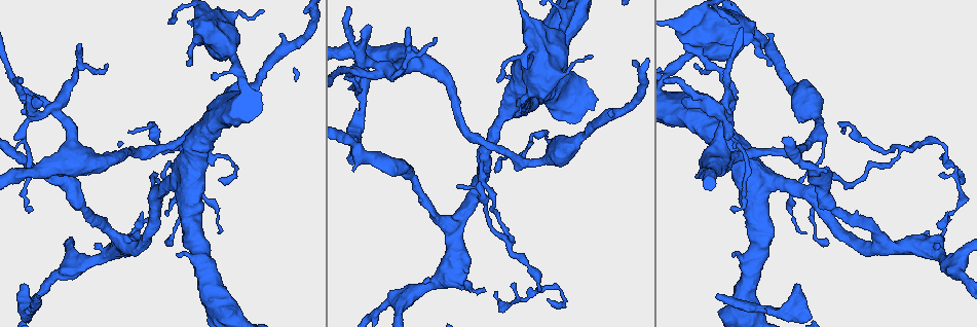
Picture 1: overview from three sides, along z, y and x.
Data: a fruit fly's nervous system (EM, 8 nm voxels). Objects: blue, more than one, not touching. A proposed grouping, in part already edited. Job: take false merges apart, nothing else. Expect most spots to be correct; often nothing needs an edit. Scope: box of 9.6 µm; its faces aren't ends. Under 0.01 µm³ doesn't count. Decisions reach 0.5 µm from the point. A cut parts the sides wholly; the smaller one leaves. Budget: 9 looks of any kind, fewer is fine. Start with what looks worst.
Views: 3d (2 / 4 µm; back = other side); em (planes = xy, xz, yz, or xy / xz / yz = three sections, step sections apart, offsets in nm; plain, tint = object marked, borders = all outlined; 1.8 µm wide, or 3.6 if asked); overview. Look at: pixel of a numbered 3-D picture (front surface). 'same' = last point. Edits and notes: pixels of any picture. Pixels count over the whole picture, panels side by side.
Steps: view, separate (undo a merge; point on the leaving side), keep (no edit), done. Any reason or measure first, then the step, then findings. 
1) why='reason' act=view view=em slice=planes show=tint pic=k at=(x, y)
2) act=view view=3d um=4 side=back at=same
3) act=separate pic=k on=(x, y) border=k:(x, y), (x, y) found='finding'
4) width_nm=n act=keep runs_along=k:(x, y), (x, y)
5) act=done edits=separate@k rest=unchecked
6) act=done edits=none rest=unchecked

act=view view=em um=3.6 slice=yz step=8 show=tint pic=1 at=(53, 109)

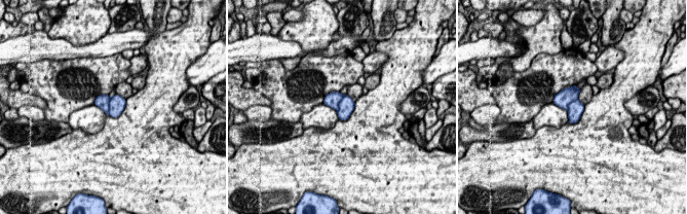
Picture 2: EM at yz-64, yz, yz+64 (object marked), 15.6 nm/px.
width_nm=300 act=separate pic=2 on=(102, 101) border=2:(111, 98), (107, 113) found='two neurons meet here'

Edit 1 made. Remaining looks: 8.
why='three-way junction' act=view view=em um=3.6 slice=planes show=tint pic=1 at=(211, 157)

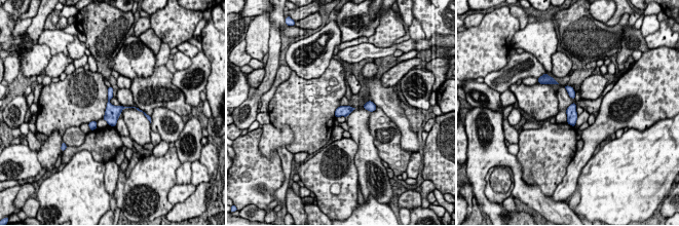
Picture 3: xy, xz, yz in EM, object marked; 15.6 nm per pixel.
act=keep found='all the same neuron'

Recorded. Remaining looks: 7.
why='sharp bend' act=view view=em slice=xz step=4 show=tint pic=1 at=(817, 135)

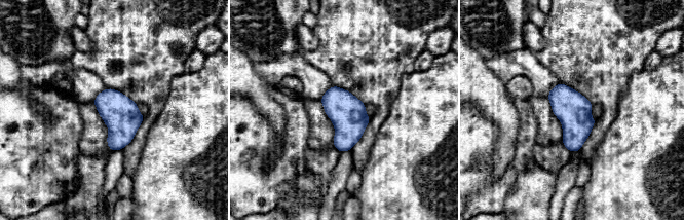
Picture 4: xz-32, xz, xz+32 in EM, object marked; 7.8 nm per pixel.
width_nm=280 act=keep found='one neuron here'

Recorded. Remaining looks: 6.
why='thick turns thin' act=view view=em slice=planes show=tint pic=1 at=(529, 21)

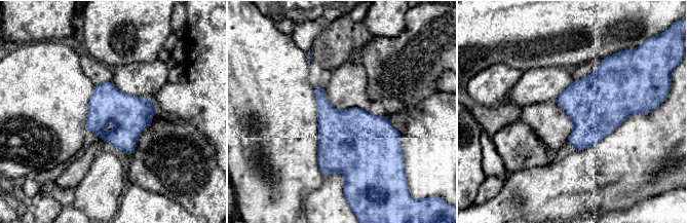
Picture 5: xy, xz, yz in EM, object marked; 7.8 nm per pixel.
act=keep found='continuous, no second neuron'

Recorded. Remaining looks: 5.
act=done edits=separate@2 rest=unchecked

